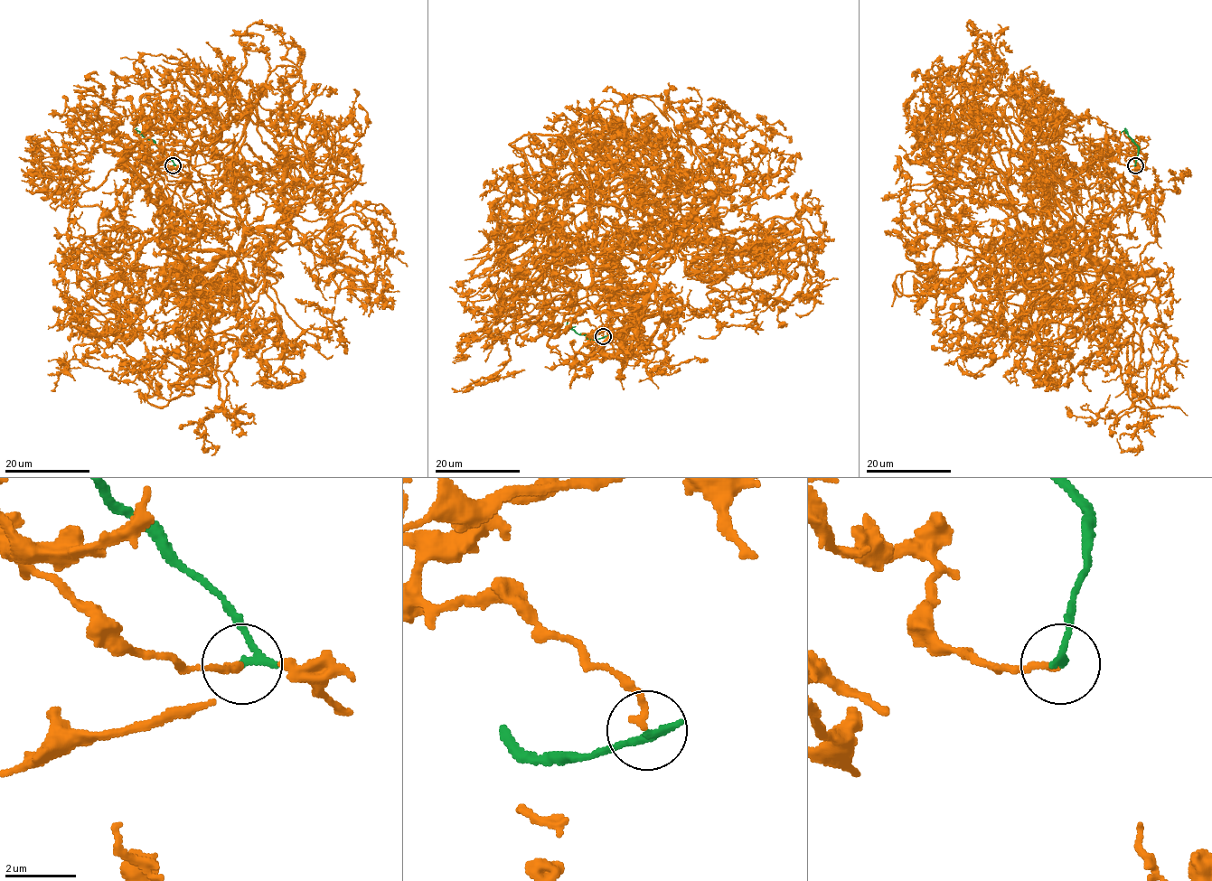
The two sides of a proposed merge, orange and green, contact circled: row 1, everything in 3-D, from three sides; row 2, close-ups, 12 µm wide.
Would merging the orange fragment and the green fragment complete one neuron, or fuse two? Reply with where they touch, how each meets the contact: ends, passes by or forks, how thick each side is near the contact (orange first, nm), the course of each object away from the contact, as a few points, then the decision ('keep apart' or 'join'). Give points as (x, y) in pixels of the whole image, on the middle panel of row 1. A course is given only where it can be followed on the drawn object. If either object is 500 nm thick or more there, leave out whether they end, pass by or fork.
(603, 336) | orange ends | green ends | 180/240 nm | orange via (604, 336), (554, 253), (652, 281), (712, 217), (675, 127), (746, 142) | green via (604, 336), (588, 340), (568, 327), (568, 323) | keep apart

